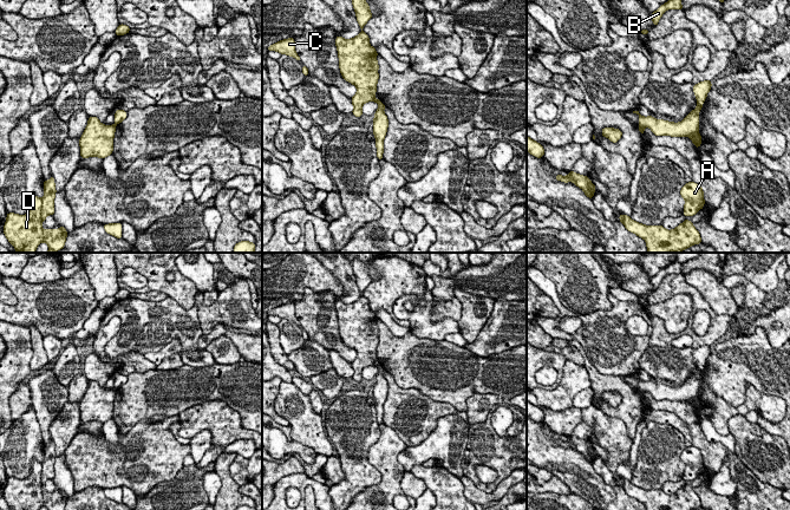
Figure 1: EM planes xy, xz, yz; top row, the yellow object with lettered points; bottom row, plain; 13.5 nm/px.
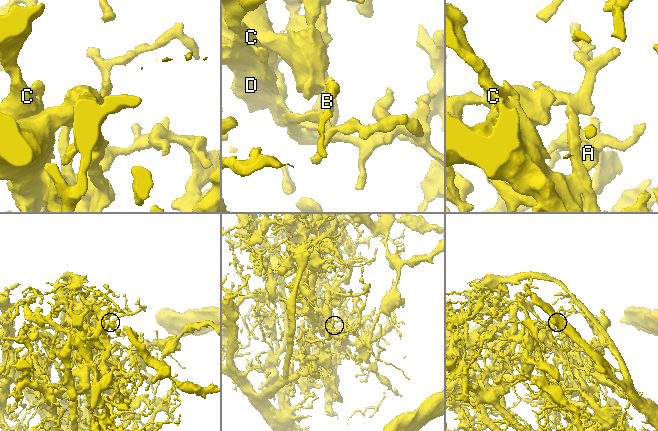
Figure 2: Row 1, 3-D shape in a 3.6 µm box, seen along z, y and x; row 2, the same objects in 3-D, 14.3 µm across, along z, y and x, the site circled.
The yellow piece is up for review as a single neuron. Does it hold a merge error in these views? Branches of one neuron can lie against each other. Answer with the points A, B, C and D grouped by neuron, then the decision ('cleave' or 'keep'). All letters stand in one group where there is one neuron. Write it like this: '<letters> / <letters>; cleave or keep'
A B C / D; cleave

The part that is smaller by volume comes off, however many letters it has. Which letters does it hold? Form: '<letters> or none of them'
D

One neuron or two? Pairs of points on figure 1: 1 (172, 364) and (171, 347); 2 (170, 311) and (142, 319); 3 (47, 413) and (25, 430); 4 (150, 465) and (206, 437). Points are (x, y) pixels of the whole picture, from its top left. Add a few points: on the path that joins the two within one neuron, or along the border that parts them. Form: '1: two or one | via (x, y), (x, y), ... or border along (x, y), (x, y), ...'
1: two | border along (178, 353), (165, 357), (157, 365)
2: one | via (163, 313), (149, 313)
3: two | border along (32, 406), (44, 443)
4: two | border along (188, 444), (190, 453)

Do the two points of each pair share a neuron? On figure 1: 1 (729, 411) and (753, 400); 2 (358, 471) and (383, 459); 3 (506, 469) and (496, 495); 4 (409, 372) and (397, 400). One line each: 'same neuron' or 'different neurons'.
1: same neuron
2: different neurons
3: different neurons
4: different neurons

